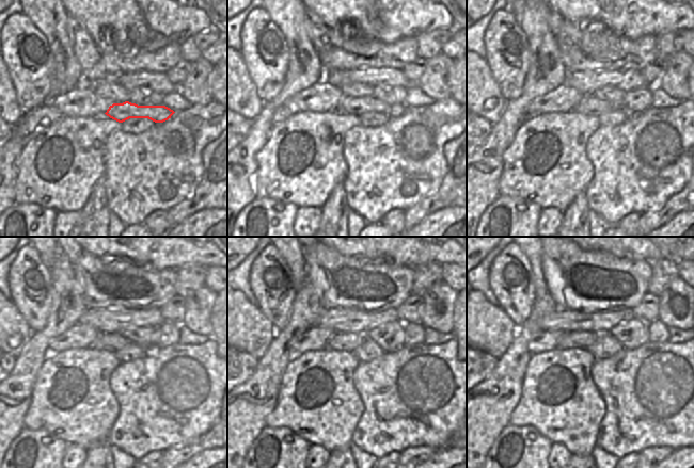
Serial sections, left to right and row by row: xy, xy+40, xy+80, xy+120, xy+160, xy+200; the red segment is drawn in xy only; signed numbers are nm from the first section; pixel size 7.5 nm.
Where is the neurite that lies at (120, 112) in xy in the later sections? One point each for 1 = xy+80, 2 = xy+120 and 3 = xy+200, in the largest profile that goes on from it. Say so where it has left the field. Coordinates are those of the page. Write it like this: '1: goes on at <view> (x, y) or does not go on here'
1: goes on at xy+80 (588, 106)
2: goes on at xy+120 (110, 342)
3: goes on at xy+200 (569, 339)

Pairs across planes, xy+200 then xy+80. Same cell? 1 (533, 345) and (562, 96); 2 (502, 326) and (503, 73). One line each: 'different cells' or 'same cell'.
1: same cell
2: different cells

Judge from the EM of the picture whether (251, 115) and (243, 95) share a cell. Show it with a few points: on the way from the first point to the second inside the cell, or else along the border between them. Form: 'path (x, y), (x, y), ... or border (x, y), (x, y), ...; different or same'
path (250, 110), (246, 100); same

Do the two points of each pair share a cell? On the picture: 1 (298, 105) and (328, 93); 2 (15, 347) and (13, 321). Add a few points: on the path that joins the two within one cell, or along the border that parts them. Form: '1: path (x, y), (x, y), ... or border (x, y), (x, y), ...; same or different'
1: path (305, 101), (320, 98); same
2: path (13, 340), (13, 327); same

